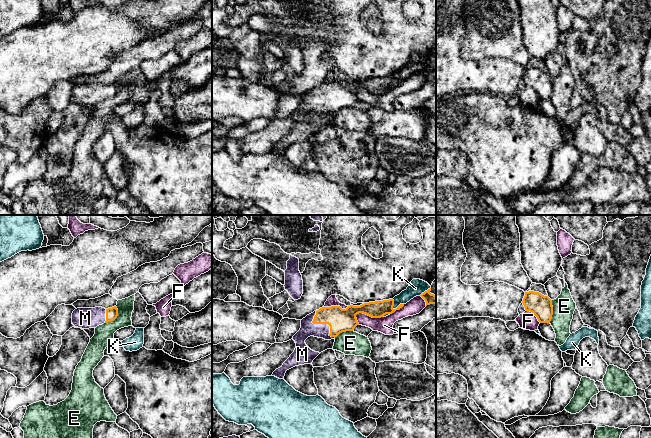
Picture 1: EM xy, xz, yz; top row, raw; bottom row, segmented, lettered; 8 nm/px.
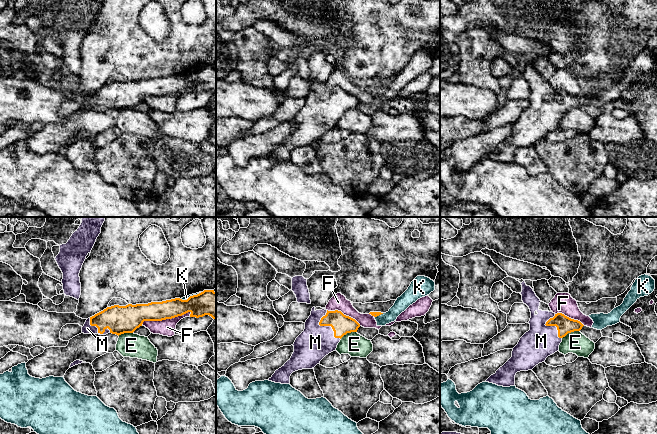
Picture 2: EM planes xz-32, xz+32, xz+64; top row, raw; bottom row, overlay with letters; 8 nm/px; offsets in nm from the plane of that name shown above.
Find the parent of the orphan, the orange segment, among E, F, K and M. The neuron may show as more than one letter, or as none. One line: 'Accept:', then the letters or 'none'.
Accept: M

